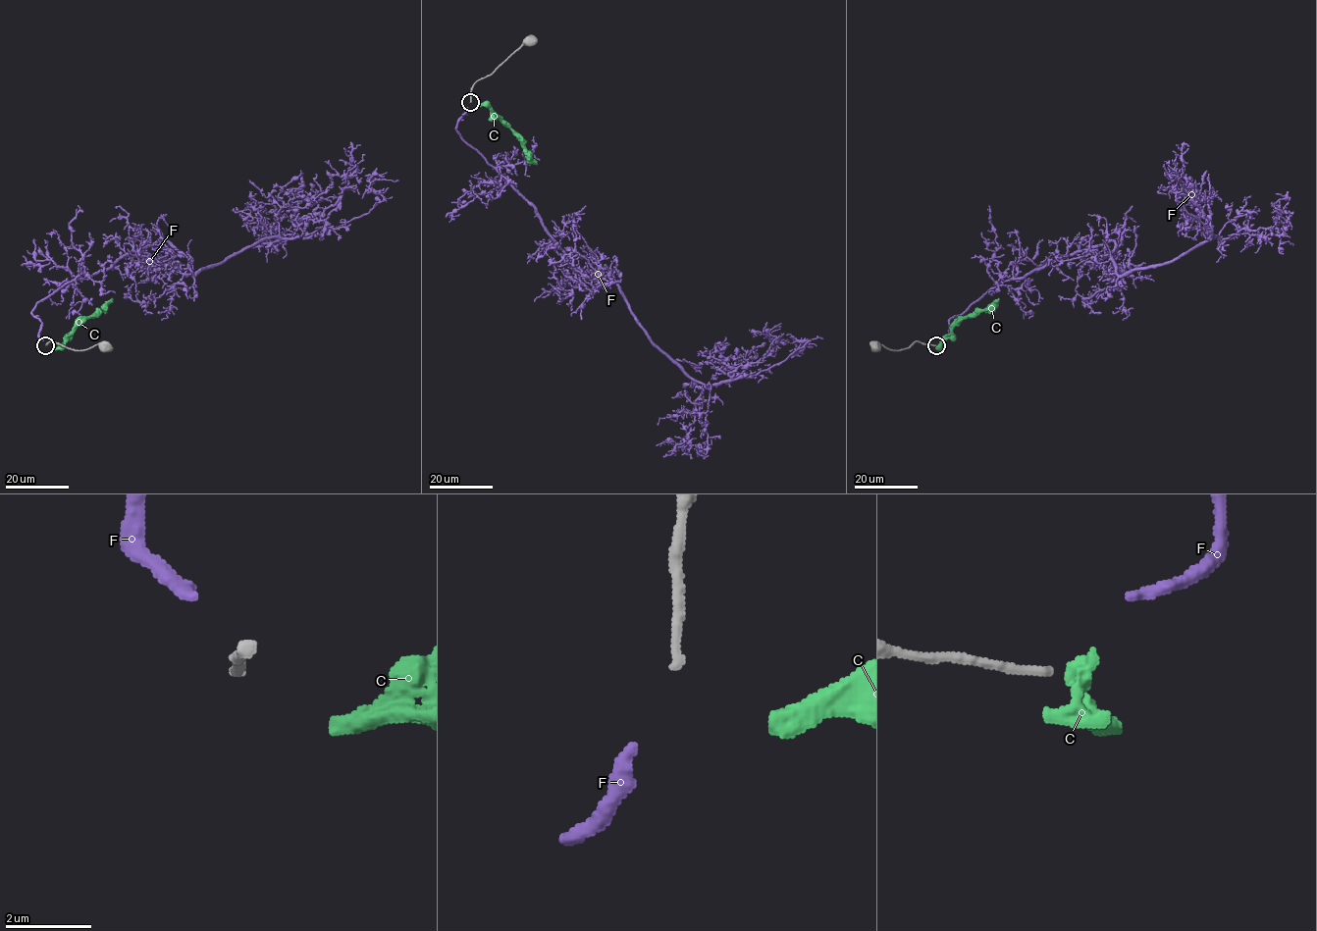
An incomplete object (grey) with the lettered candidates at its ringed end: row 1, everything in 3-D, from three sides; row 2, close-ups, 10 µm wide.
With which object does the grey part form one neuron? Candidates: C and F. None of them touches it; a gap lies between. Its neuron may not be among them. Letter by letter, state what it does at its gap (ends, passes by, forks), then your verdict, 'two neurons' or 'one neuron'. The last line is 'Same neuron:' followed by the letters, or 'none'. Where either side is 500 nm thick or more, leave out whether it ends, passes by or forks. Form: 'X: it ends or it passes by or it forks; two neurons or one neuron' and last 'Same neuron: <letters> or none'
C: two neurons
F: it ends; two neurons
Same neuron: none

